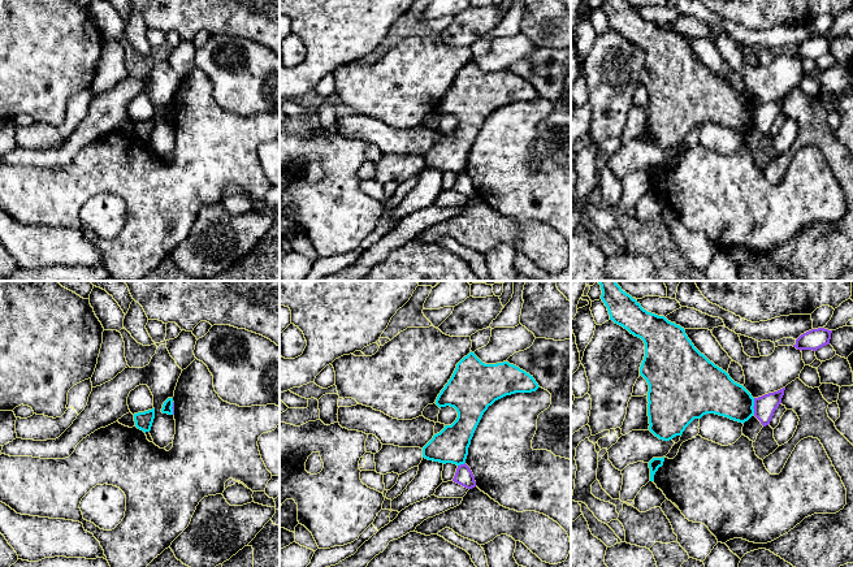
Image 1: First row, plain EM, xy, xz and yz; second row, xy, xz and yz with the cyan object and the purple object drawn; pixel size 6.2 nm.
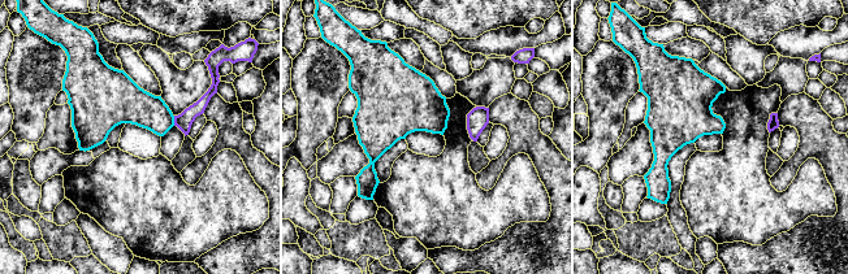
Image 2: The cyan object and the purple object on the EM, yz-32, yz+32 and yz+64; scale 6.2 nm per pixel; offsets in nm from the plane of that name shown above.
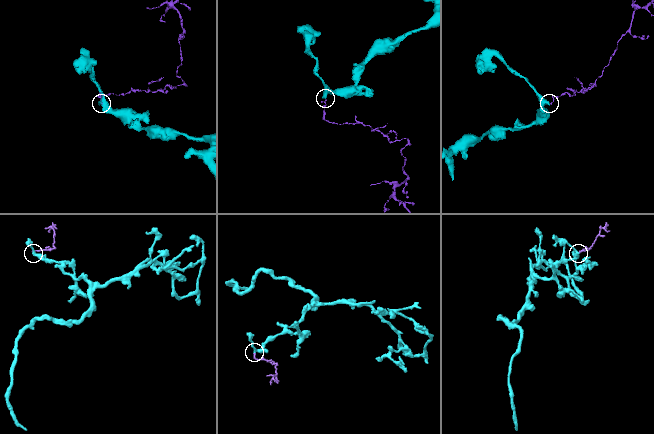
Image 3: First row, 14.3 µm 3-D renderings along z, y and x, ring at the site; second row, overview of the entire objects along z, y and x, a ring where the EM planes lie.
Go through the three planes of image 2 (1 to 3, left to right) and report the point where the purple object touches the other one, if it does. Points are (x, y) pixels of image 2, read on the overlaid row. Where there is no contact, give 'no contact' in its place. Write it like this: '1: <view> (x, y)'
1: yz-32 (173, 121)
2: no contact
3: no contact

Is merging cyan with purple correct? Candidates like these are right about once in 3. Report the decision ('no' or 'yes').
no

